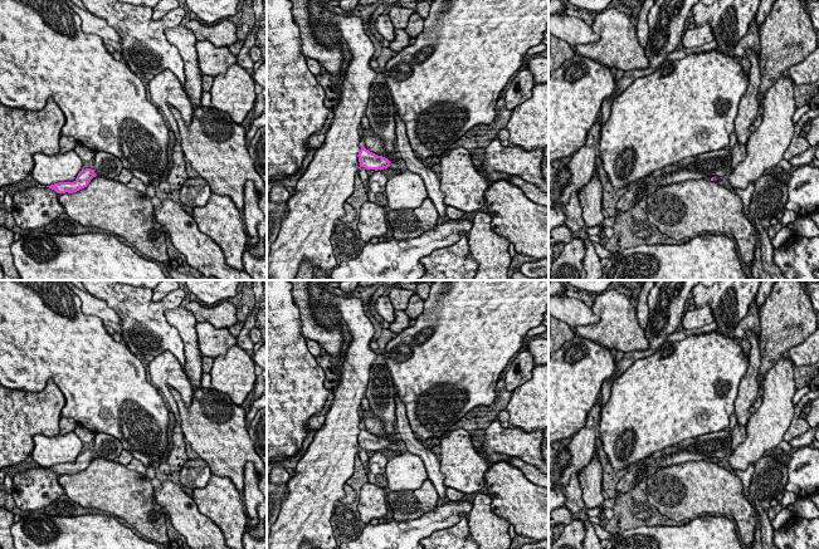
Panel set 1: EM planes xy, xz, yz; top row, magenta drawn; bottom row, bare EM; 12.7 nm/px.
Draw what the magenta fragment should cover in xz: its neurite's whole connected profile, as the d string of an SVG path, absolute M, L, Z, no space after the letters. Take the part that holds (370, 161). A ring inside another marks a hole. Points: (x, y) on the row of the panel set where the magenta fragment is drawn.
M364 146L361 147L357 157L360 167L365 167L366 170L377 171L387 167L390 167L391 170L406 170L406 163L404 160L400 158L399 161L390 162L387 158L370 152Z

